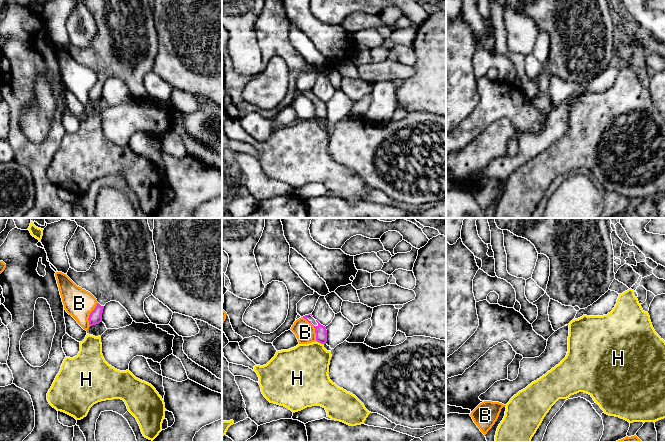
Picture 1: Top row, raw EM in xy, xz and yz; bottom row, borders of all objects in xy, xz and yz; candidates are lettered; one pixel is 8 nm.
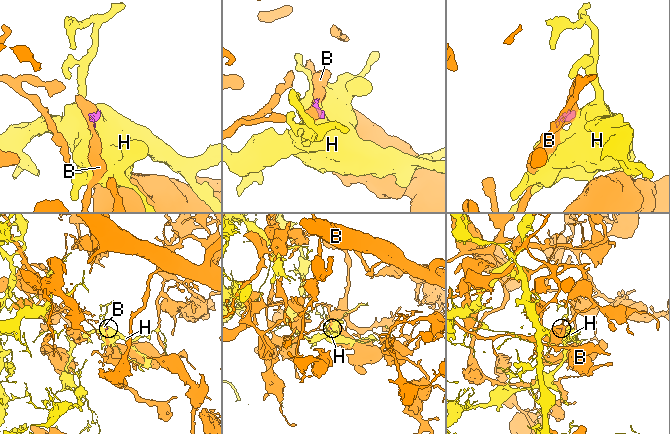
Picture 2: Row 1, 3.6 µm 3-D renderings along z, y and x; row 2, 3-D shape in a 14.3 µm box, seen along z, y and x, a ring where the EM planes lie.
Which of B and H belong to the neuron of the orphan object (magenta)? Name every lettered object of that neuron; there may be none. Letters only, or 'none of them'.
none of them

